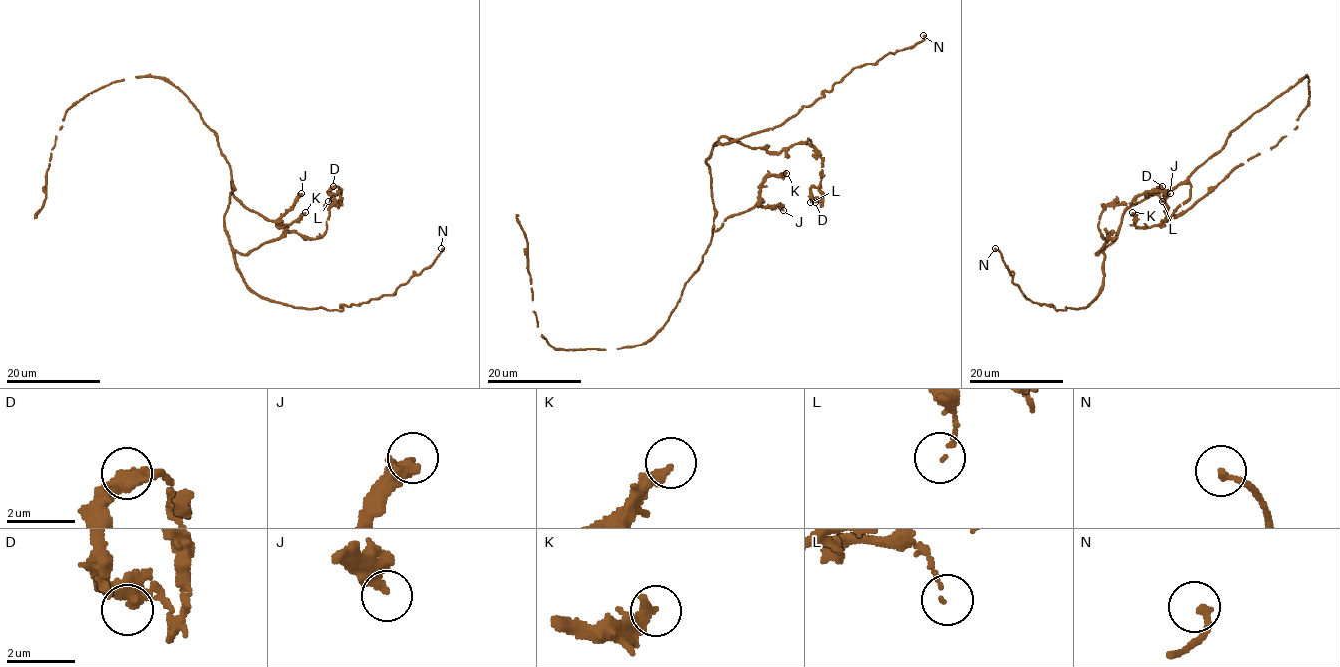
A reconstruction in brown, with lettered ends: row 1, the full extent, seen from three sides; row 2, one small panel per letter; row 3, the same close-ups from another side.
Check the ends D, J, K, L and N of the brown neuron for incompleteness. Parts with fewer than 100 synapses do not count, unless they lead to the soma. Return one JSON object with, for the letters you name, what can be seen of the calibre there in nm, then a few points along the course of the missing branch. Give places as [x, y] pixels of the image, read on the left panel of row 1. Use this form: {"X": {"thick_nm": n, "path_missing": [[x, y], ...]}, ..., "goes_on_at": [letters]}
{"goes_on_at": []}

